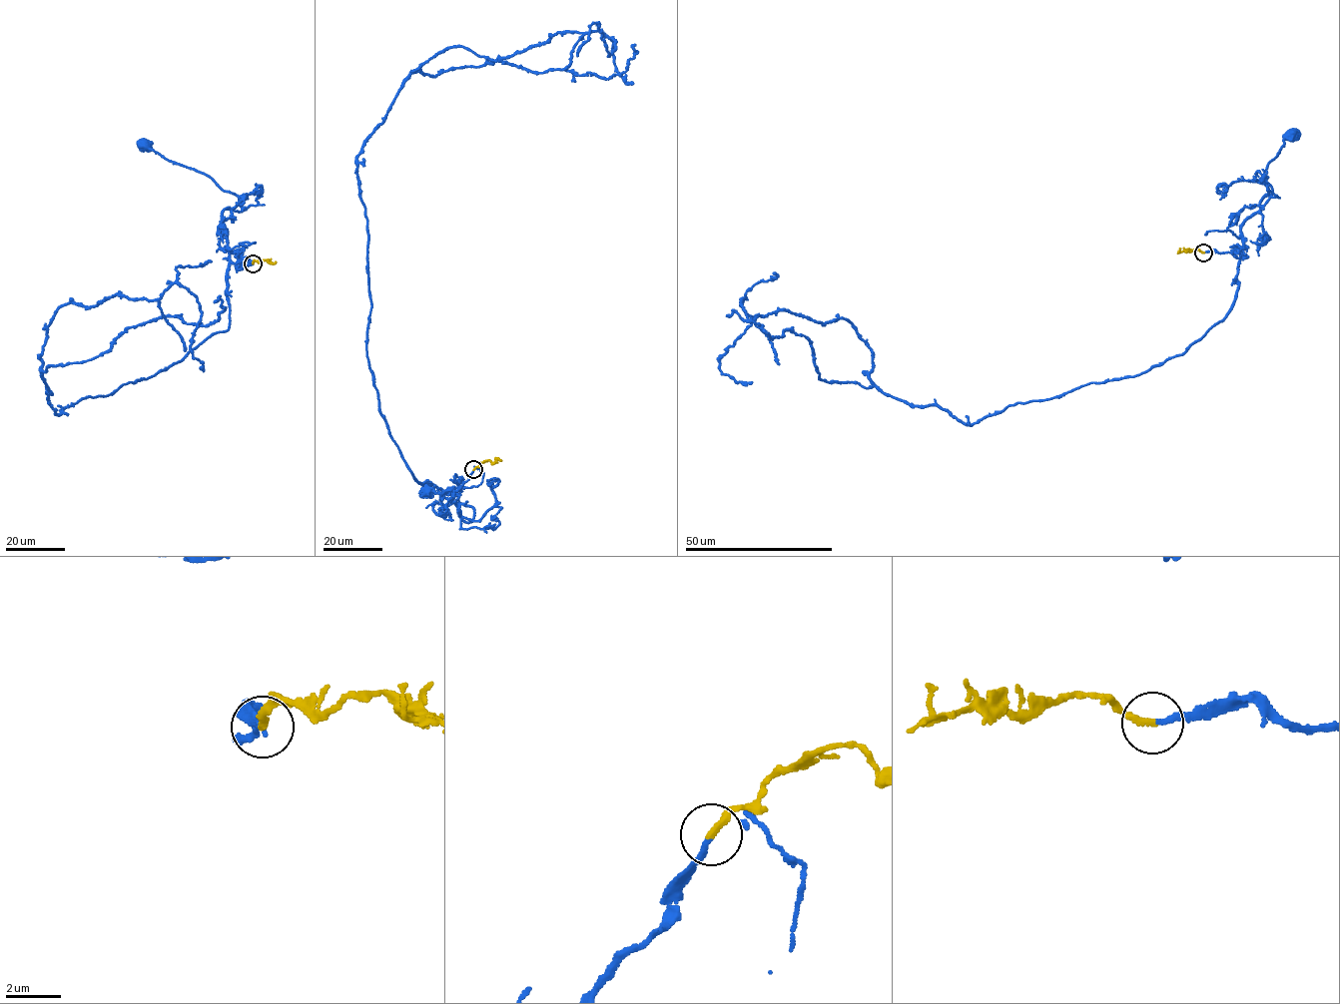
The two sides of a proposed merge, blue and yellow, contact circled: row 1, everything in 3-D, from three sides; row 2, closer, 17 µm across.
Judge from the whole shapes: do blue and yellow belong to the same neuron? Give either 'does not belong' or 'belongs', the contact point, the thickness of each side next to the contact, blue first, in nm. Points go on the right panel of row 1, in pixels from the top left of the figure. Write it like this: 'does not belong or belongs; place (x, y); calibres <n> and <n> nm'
belongs; place (1203, 252); calibres 200 and 260 nm

